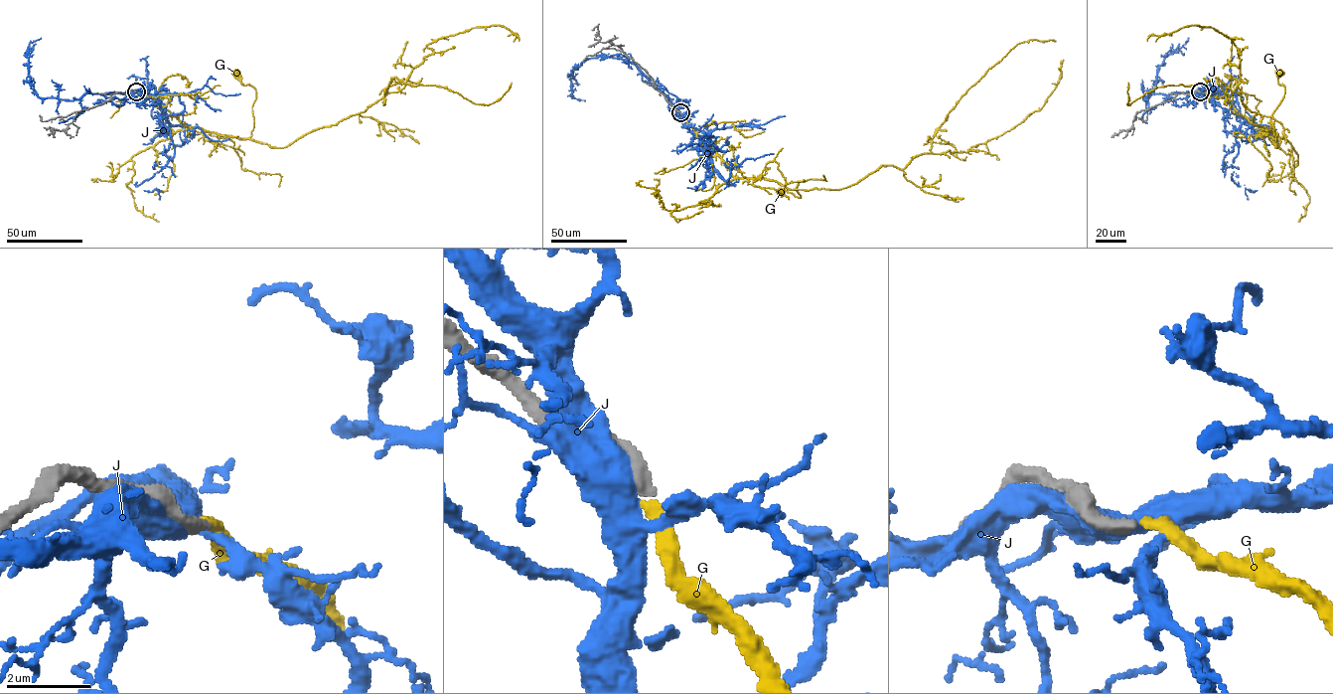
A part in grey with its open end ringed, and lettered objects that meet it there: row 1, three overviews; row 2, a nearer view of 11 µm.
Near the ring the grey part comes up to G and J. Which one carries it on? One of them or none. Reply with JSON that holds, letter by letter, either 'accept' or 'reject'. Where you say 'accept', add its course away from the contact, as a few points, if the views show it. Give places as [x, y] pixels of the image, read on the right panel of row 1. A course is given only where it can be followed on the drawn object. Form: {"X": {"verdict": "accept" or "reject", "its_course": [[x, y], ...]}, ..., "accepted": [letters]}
{"G": {"verdict": "accept", "its_course": [[1201, 91], [1228, 99], [1241, 114], [1276, 138], [1270, 117], [1285, 89], [1278, 83], [1277, 74]]}, "J": {"verdict": "reject"}, "accepted": ["G"]}

